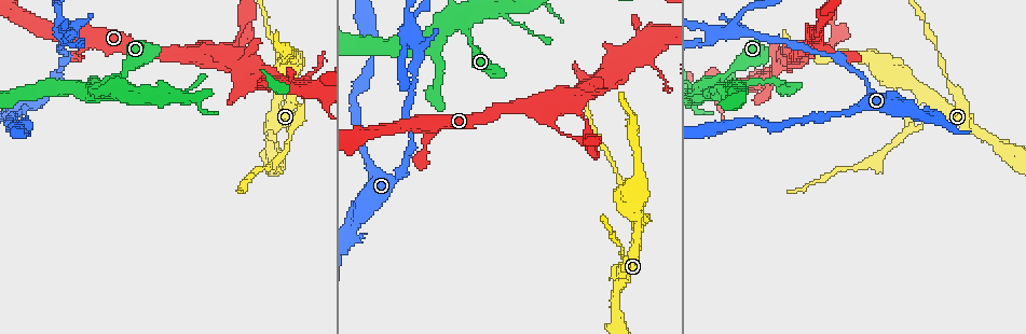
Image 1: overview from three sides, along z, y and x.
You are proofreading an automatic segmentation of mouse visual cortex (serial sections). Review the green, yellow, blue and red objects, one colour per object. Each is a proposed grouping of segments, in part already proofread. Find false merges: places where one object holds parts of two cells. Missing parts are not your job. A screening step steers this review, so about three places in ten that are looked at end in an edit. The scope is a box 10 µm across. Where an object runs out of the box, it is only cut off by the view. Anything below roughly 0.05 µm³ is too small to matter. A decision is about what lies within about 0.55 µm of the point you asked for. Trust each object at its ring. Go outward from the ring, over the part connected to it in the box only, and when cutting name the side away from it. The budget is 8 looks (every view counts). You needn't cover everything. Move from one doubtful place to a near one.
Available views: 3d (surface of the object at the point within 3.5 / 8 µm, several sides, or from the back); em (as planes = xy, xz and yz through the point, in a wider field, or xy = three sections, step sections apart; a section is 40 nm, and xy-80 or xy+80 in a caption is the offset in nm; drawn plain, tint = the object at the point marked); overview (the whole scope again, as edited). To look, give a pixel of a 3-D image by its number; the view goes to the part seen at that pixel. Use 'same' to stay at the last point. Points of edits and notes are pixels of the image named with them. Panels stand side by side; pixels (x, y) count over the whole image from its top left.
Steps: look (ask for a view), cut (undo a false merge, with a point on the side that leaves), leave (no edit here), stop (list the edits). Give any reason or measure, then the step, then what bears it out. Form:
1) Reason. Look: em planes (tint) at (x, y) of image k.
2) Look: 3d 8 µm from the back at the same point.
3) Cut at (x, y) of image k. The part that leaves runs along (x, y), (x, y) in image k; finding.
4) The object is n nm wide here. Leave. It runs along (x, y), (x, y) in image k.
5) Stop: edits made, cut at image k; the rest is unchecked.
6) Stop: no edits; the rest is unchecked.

Small branch off a trunk. Look: 3d 3.5 µm at (549, 121) of image 1.

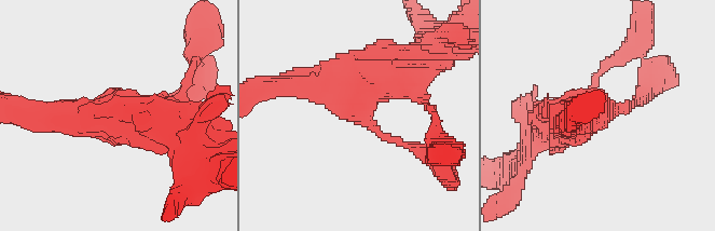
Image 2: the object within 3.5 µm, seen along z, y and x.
4 arms meet here; the arms are 100, 250, 350, 500 nm wide; need the tissue. Look: em planes (tint) at (359, 109) of image 2.

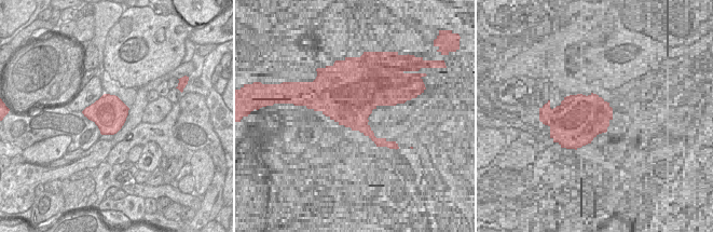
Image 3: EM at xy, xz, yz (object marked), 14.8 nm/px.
Look: em xy step 3 (tint) at the same point.

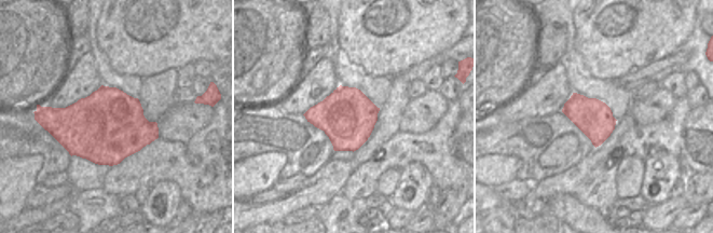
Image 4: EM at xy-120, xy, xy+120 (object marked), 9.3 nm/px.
Leave. It runs along (314, 84), (370, 82), (440, 40) in image 2; one cell here.

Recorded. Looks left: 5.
Narrows sharply. Look: 3d 3.5 µm at (299, 111) of image 1.

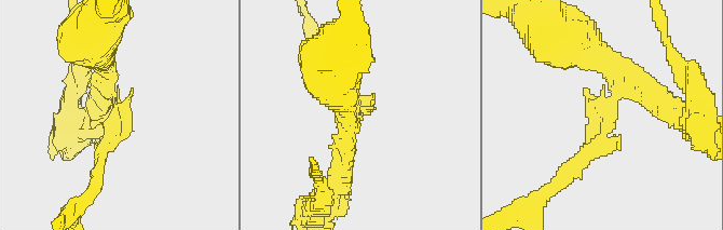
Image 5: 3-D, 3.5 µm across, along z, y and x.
Look: em xy step 3 (tint) at (614, 112) of image 5.

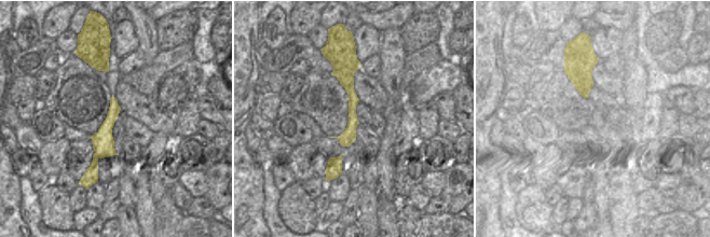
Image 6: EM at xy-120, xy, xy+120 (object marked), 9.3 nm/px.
Leave. It runs along (662, 100), (623, 88), (575, 166) in image 5; one cell here.

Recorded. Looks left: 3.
Branch point. Look: 3d 3.5 µm at (414, 45) of image 1.

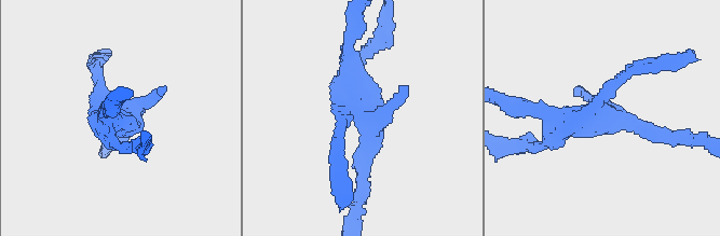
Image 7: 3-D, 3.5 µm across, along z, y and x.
Now the EM. Look: em xy step 5 (tint) at (604, 115) of image 7.

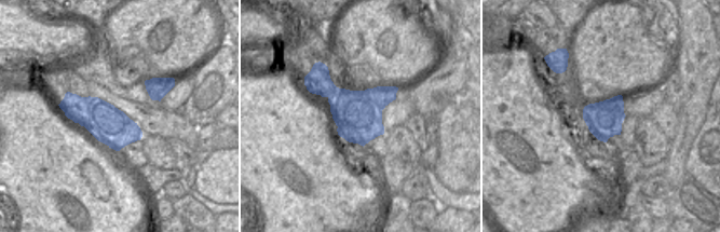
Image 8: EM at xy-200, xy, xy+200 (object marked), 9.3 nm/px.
Cut at (383, 42) of image 7. The part that leaves runs along (559, 133), (545, 146), (513, 146) in image 7; two cells meet here.

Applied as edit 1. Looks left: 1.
Stop: edits made, cut at image 7; the rest is unchecked.

